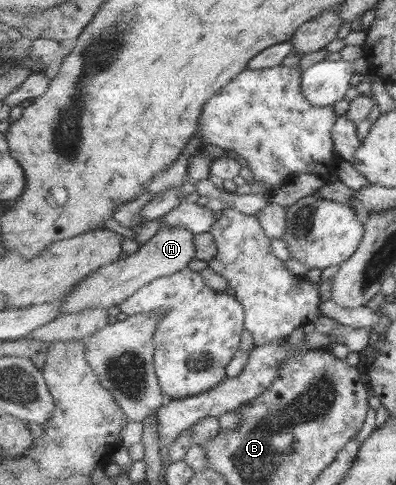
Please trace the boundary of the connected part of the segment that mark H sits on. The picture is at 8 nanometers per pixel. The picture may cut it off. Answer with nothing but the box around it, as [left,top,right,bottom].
[64,229,198,315]

